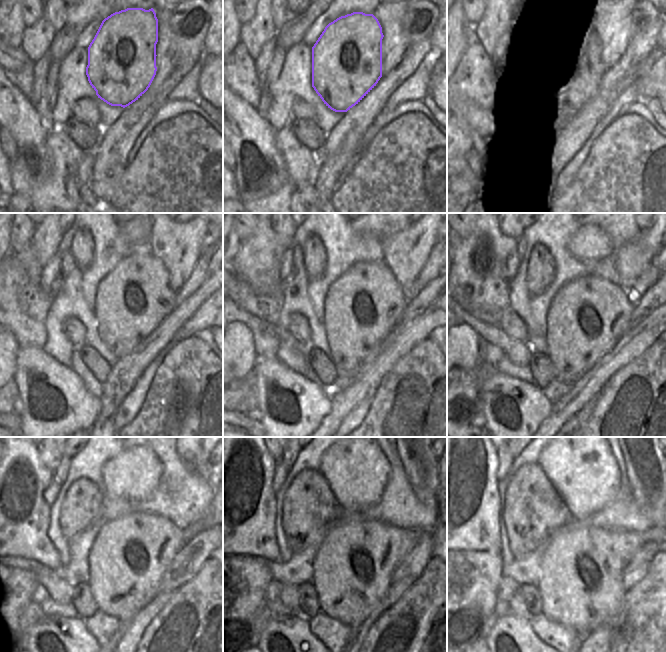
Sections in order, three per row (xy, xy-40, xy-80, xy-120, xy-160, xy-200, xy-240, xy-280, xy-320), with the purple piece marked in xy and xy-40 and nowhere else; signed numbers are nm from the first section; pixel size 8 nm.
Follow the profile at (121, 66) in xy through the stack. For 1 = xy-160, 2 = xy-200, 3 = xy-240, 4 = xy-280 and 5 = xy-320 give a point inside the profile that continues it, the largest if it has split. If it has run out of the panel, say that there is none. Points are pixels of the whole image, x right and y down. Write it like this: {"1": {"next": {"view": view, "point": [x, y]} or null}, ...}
{"1": {"next": {"view": "xy-160", "point": [361, 306]}}, "2": {"next": {"view": "xy-200", "point": [583, 323]}}, "3": {"next": {"view": "xy-240", "point": [126, 568]}}, "4": {"next": {"view": "xy-280", "point": [352, 572]}}, "5": {"next": {"view": "xy-320", "point": [580, 581]}}}

